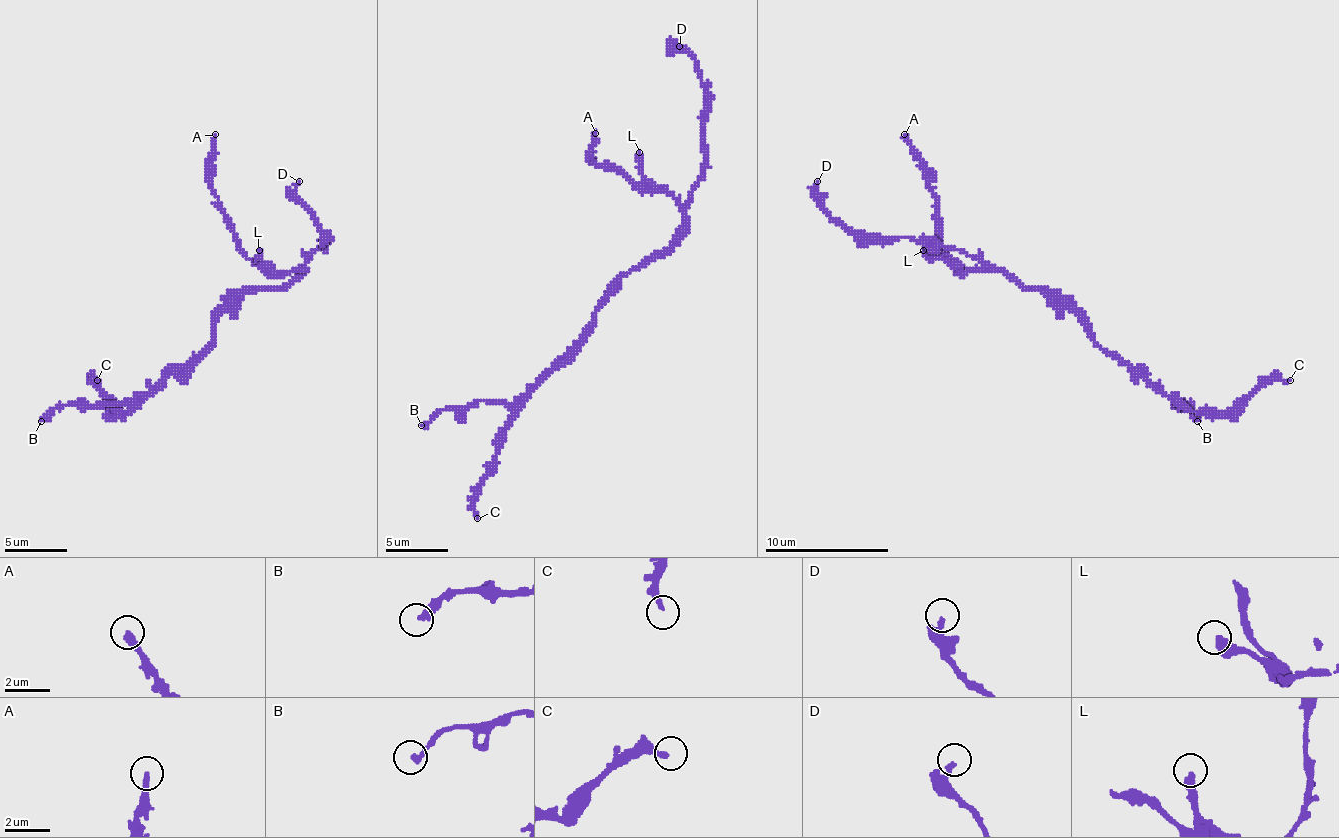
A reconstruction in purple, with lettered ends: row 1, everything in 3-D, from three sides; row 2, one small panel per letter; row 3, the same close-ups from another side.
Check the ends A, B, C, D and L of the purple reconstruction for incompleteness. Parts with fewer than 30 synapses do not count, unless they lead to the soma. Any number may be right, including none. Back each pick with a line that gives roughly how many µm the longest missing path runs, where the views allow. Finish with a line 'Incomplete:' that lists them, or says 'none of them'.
B: missing 25 µm
Incomplete: B

